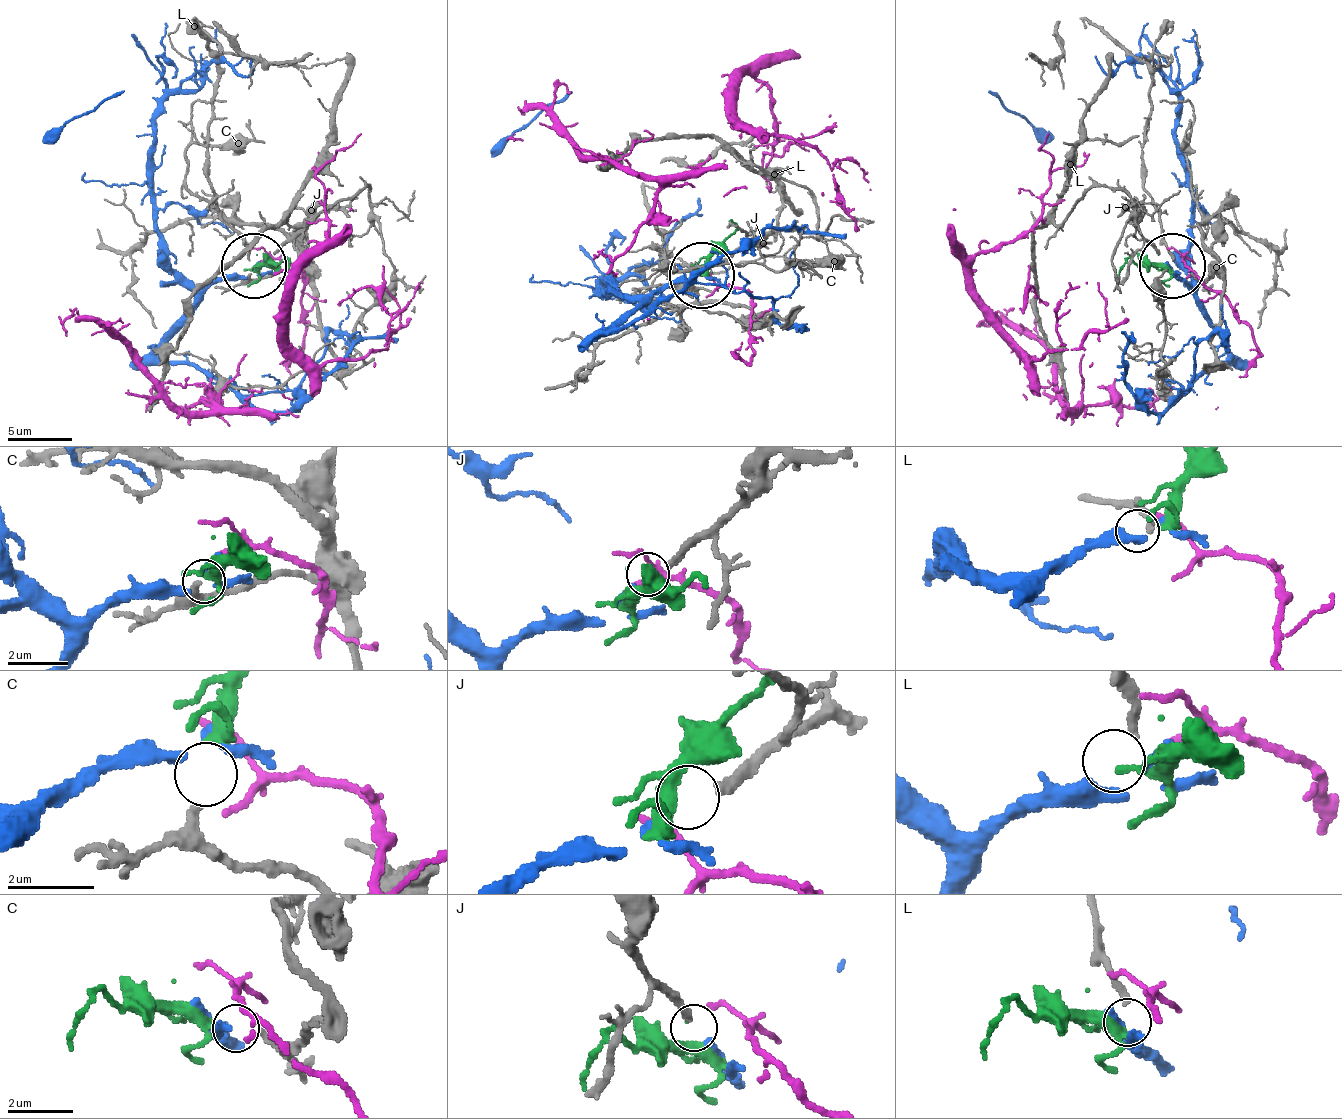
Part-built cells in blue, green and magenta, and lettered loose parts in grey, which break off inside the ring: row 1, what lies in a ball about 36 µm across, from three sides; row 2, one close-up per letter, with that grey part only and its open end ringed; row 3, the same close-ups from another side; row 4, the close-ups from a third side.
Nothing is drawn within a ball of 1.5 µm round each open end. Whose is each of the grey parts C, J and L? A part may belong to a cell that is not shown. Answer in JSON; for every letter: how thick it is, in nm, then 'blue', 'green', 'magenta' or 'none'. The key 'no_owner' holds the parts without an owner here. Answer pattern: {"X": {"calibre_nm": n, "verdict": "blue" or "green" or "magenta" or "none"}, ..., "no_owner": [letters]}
{"C": {"calibre_nm": 190, "verdict": "green"}, "J": {"calibre_nm": 200, "verdict": "blue"}, "L": {"calibre_nm": 190, "verdict": "none"}, "no_owner": ["L"]}

